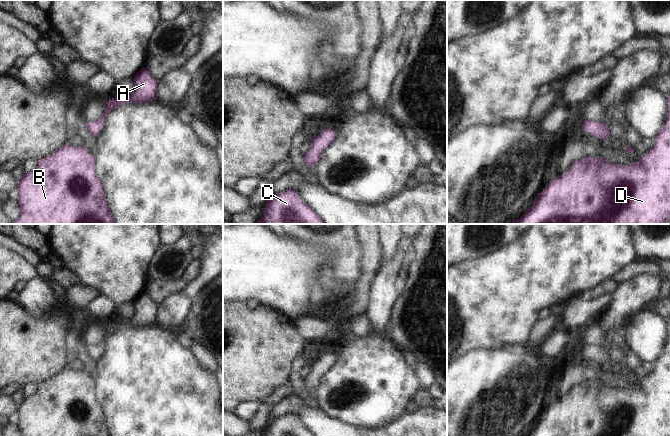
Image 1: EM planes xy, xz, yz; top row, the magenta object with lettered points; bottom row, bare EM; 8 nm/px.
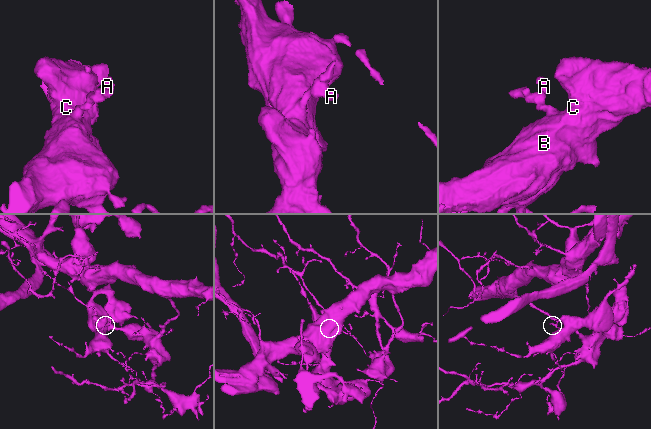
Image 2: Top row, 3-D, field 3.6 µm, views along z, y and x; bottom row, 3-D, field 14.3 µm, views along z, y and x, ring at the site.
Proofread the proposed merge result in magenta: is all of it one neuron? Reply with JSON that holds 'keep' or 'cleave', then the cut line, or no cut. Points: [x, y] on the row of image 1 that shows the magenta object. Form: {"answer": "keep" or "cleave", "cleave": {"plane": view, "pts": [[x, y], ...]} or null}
{"answer": "keep", "cleave": null}

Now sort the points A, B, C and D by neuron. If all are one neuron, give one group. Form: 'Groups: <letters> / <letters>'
Groups: A B C D.

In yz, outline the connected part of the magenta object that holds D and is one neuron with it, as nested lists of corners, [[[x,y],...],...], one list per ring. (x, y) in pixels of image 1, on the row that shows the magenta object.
[[[670,94],[668,99],[668,113],[666,123],[656,137],[655,146],[641,159],[635,163],[619,166],[616,163],[606,164],[602,157],[587,157],[577,160],[571,169],[551,180],[547,187],[538,194],[533,205],[519,219],[511,224],[665,224],[670,221]]]

